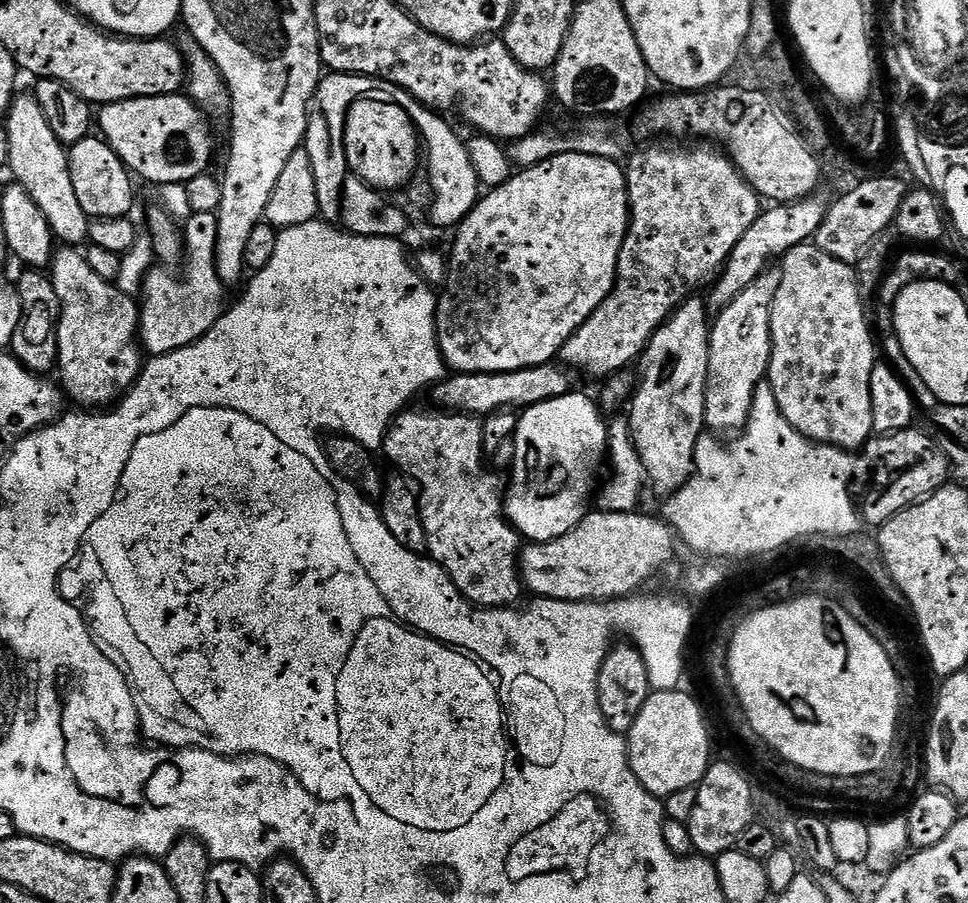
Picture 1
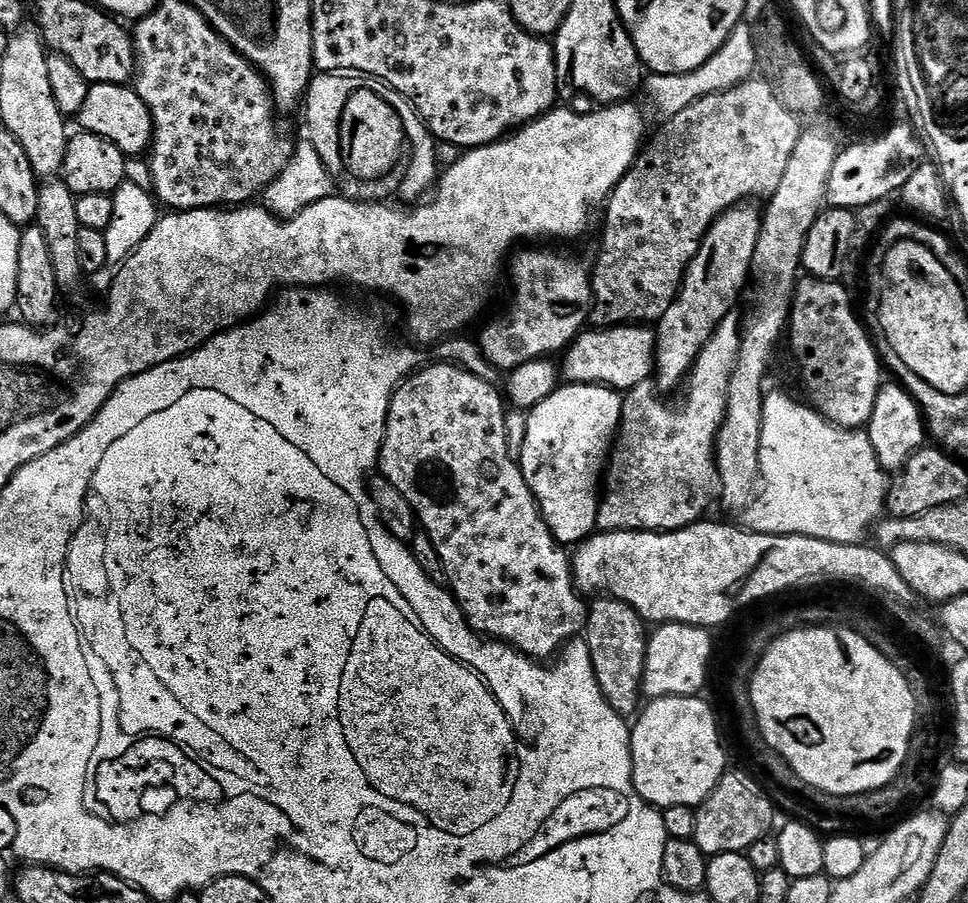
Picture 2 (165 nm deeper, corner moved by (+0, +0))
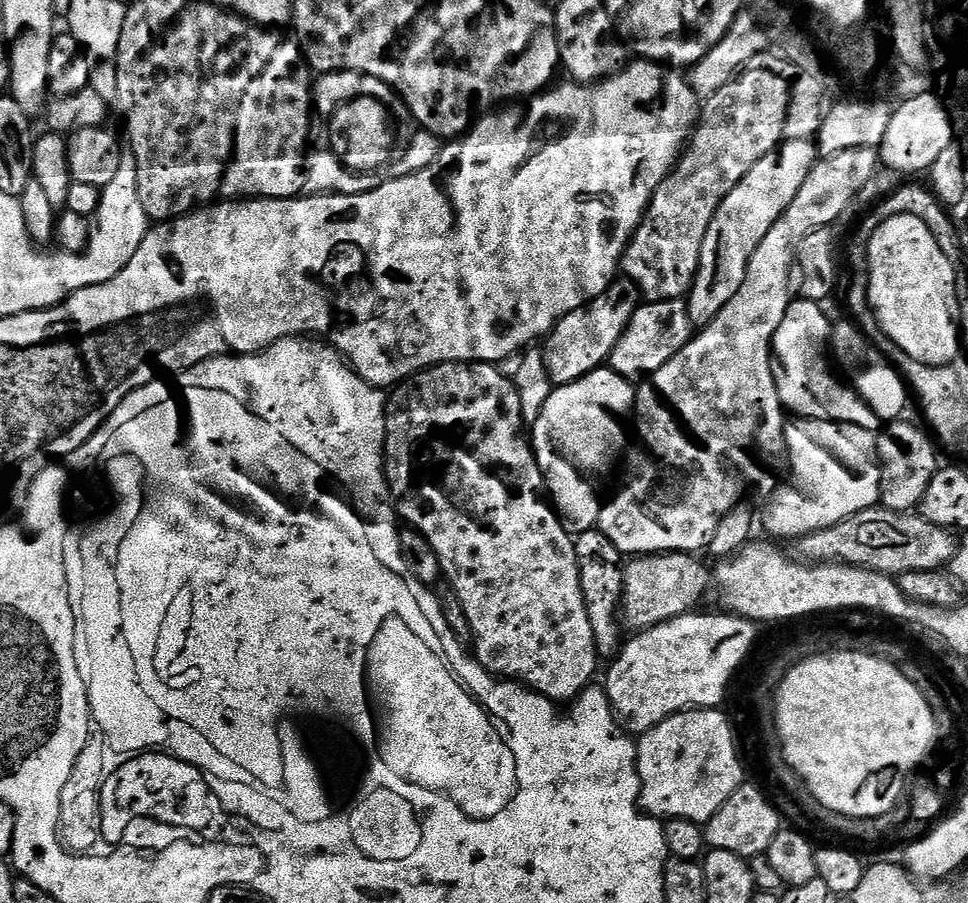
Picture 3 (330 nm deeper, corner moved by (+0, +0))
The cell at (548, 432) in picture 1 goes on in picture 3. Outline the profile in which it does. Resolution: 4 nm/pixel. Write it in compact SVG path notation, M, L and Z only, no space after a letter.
M605 366L578 382L553 387L542 414L531 425L532 452L544 475L547 495L569 533L588 532L599 525L600 483L612 463L625 455L630 432L624 429L624 423L629 423L635 406L633 381Z

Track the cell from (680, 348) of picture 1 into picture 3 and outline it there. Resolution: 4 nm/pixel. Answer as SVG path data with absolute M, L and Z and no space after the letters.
M811 139L785 140L780 147L766 154L730 190L726 199L720 201L718 210L706 230L706 238L700 247L700 261L696 277L692 280L692 288L688 291L686 303L693 325L708 324L734 294L738 294L738 286L746 278L746 266L758 250L758 242L766 238L766 230L778 222L778 218L794 202L794 194L798 194L798 186L806 182L806 174L816 165L818 148Z

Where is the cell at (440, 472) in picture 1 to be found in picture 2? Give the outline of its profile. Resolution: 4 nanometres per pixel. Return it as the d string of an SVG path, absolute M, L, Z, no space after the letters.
M435 363L429 368L421 367L413 372L393 392L388 411L388 425L384 431L384 445L380 451L379 471L390 482L394 482L398 490L402 490L406 502L410 502L412 511L416 514L419 527L430 538L430 542L434 542L434 550L438 550L438 558L442 558L442 566L446 566L447 587L459 602L472 631L480 633L485 638L508 644L537 662L547 661L555 657L569 640L579 637L588 623L588 604L585 597L578 591L575 580L572 579L572 561L569 553L558 543L556 535L548 529L544 515L540 513L534 494L526 482L524 471L521 470L517 457L510 450L506 438L506 400L501 389L497 385L478 378L475 374L470 374L470 370L462 370L457 364Z

